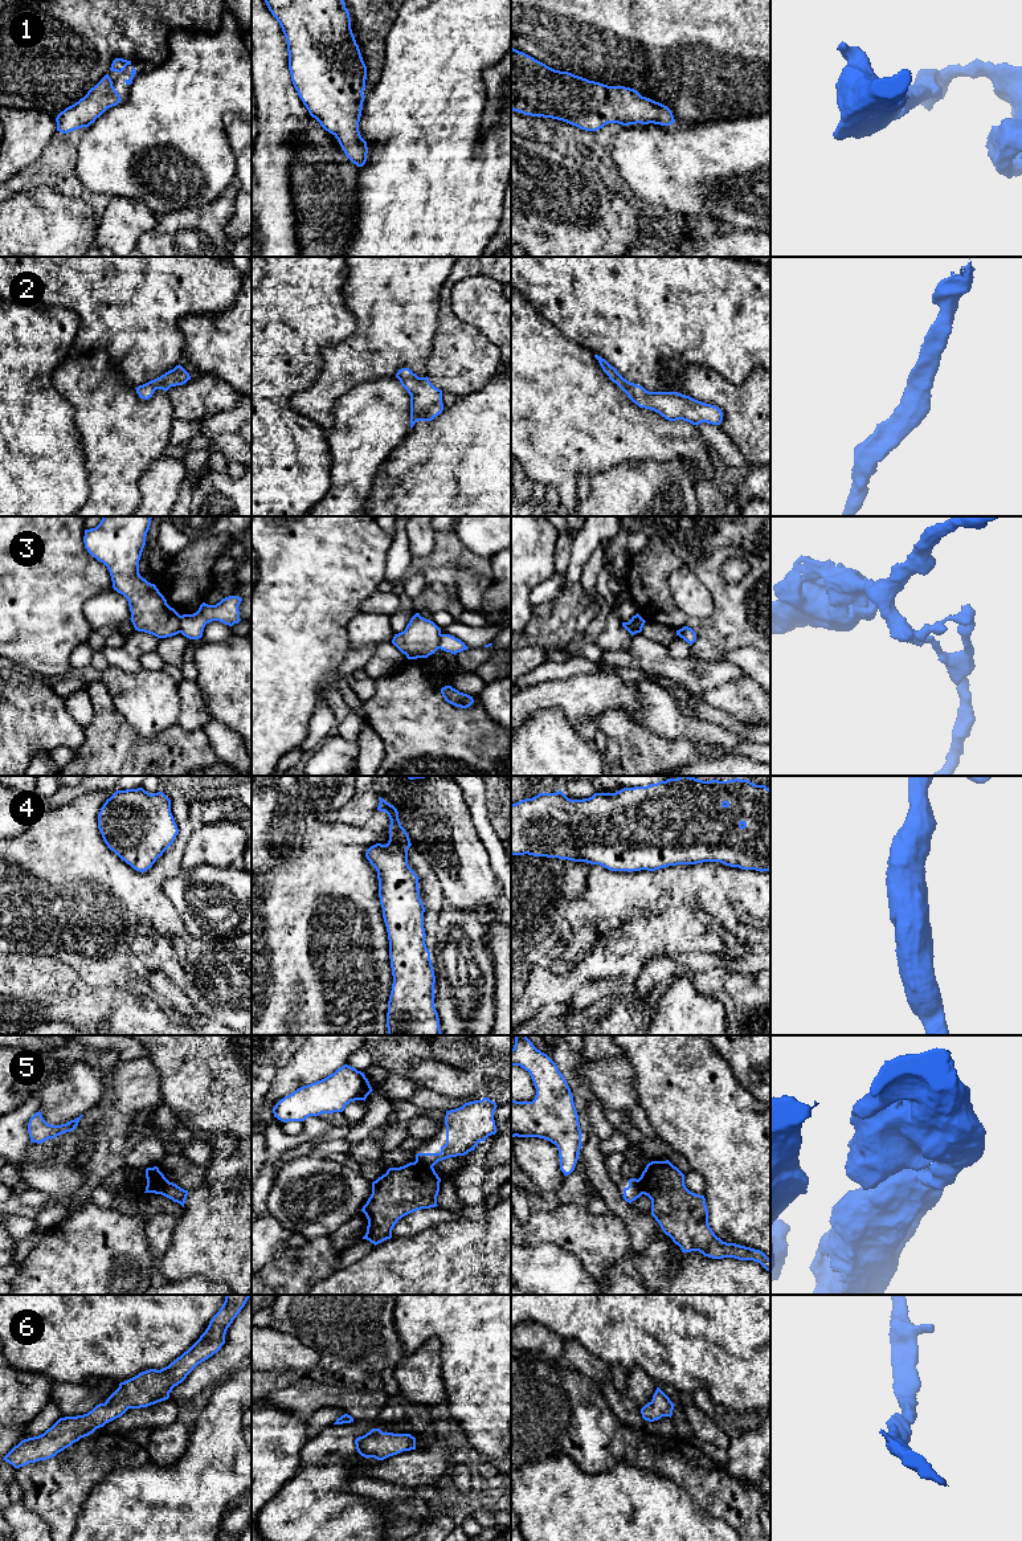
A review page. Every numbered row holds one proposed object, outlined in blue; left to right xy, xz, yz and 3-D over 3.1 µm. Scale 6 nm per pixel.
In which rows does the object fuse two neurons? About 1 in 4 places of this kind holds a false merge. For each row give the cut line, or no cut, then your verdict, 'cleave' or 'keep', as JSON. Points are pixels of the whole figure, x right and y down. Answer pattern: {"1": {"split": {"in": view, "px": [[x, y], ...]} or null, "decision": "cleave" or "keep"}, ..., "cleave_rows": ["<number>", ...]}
{"1": {"split": null, "decision": "keep"}, "2": {"split": null, "decision": "keep"}, "3": {"split": {"in": "xy", "px": [[179, 616], [180, 632]]}, "decision": "cleave"}, "4": {"split": null, "decision": "keep"}, "5": {"split": {"in": "xz", "px": [[416, 1160], [432, 1168]]}, "decision": "cleave"}, "6": {"split": null, "decision": "keep"}, "cleave_rows": ["3", "5"]}

